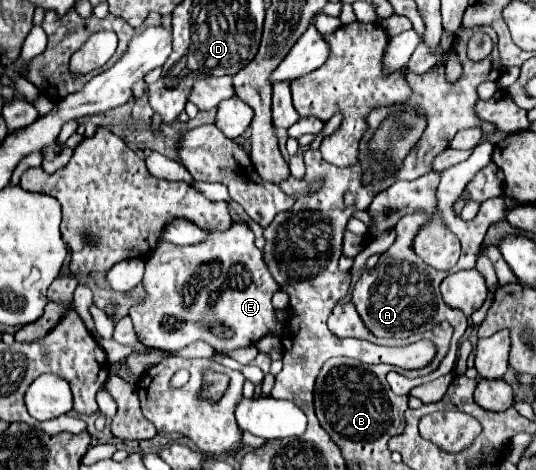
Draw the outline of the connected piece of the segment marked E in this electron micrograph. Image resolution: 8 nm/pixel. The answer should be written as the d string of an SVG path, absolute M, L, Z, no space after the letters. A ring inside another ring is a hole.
M233 222L229 230L209 230L209 238L193 246L175 246L159 242L155 252L145 260L145 298L131 306L129 316L135 326L135 334L141 344L161 350L179 350L197 340L205 340L217 350L237 350L243 346L253 346L267 334L283 331L285 321L275 318L271 302L273 292L279 284L269 274L263 252L253 244L255 236L243 222Z

